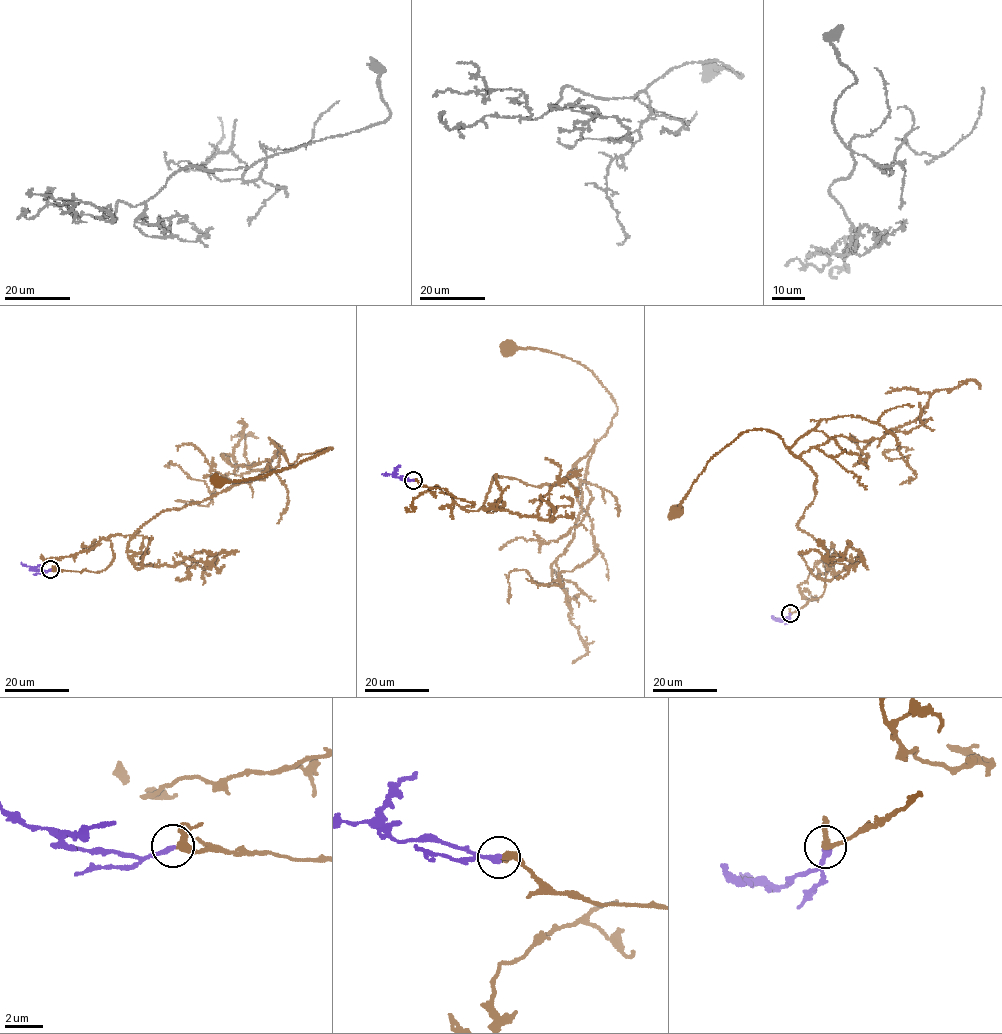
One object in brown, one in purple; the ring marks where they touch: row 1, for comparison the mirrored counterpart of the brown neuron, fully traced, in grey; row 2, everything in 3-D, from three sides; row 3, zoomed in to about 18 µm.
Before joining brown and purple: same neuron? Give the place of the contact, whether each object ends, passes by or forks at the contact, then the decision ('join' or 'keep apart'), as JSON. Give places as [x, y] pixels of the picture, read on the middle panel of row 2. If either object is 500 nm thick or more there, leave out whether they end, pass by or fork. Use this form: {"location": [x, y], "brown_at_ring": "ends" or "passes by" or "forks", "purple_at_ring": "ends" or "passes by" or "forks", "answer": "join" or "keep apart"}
{"location": [413, 480], "brown_at_ring": "passes by", "purple_at_ring": "ends", "answer": "join"}

